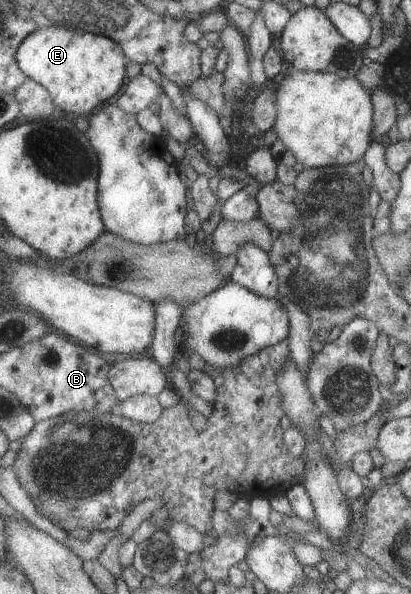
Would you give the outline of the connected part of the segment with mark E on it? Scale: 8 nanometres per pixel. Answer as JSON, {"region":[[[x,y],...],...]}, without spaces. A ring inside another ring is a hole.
{"region":[[[53,26],[39,28],[31,34],[21,44],[17,59],[29,78],[51,92],[57,107],[86,117],[113,102],[123,91],[127,63],[130,61],[124,47],[110,37]]]}

